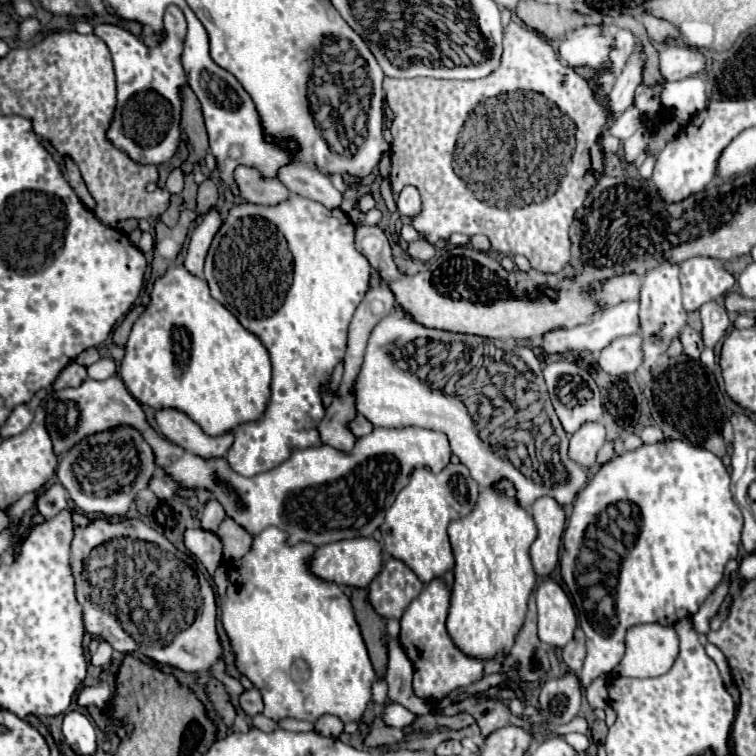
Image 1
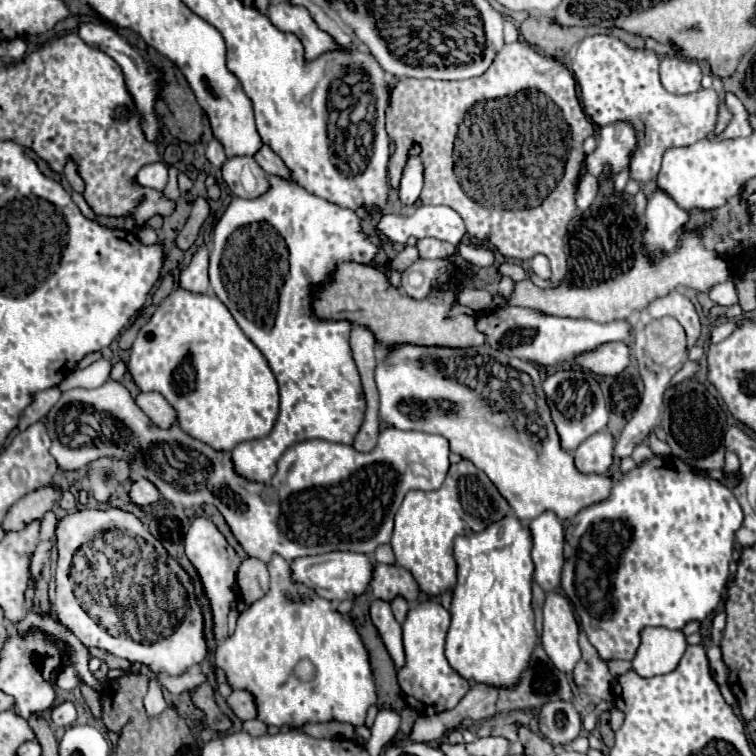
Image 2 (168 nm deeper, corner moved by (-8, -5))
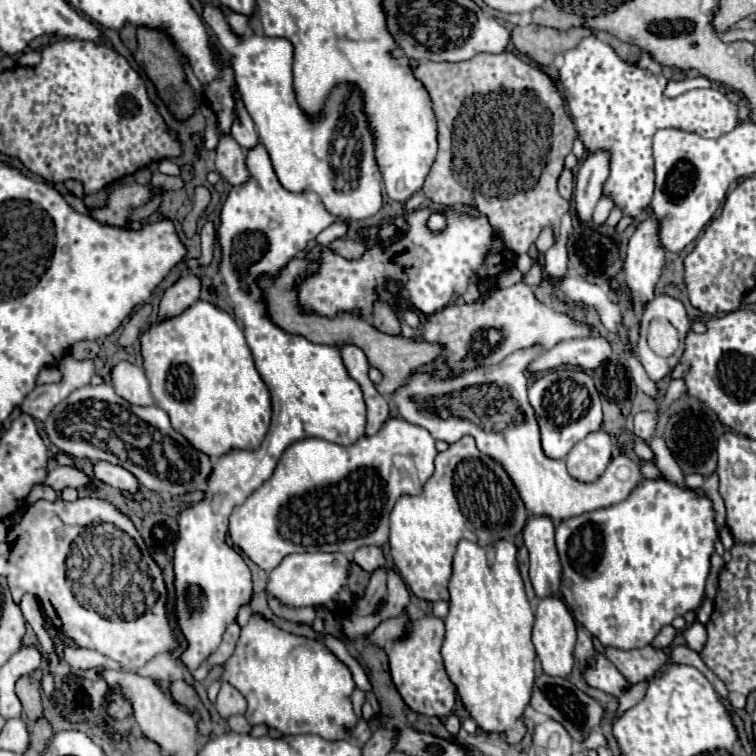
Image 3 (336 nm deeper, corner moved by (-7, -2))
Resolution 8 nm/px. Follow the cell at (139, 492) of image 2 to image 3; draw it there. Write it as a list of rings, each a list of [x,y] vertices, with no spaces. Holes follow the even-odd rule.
[[[93,461],[93,475],[95,479],[129,493],[135,493],[139,485],[139,481],[127,469],[113,463],[105,463],[105,461]]]

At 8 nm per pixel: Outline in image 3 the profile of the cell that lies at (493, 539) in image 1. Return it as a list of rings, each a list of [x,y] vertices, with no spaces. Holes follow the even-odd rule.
[[[461,541],[453,559],[449,593],[449,615],[445,617],[445,641],[441,647],[447,675],[477,727],[485,733],[501,733],[509,745],[517,745],[527,733],[523,711],[529,705],[535,681],[535,647],[531,643],[533,609],[527,601],[523,579],[517,569],[517,547],[511,541],[497,541],[487,547]]]

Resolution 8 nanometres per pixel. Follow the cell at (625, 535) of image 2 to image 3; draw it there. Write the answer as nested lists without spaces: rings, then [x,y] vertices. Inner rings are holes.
[[[645,479],[629,499],[607,509],[569,517],[555,527],[555,545],[563,565],[561,593],[575,621],[591,635],[599,637],[605,647],[645,647],[657,637],[661,627],[671,625],[677,615],[685,615],[701,605],[715,539],[717,527],[713,523],[713,507],[705,495],[699,497],[691,489],[679,489],[667,479]]]

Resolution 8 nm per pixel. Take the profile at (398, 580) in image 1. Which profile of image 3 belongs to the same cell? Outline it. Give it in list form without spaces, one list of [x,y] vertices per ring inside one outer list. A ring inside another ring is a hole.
[[[359,547],[353,553],[353,561],[361,565],[365,571],[373,571],[383,565],[383,551],[381,547]]]

